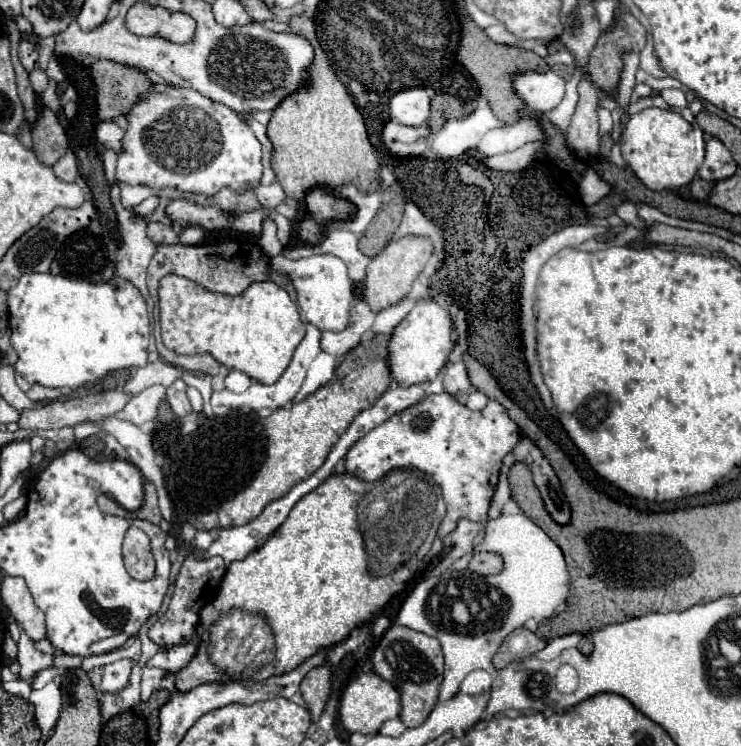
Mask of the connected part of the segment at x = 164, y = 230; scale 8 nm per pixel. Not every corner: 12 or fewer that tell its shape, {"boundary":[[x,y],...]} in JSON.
{"boundary":[[149,222],[149,238],[155,244],[177,244],[173,226]]}

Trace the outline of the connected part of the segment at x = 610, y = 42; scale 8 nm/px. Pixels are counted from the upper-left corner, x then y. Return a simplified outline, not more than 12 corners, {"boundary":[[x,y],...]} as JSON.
{"boundary":[[633,16],[599,36],[587,74],[613,92],[621,54],[645,48],[647,32]]}

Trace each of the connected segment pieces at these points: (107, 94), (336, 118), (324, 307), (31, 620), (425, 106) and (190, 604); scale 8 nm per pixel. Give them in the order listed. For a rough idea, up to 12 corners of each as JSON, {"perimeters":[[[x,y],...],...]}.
{"perimeters":[[[97,60],[91,74],[103,122],[129,114],[153,84],[143,70]],[[311,18],[315,56],[267,124],[271,166],[301,204],[313,186],[377,188],[379,162]],[[331,254],[271,268],[291,278],[307,322],[341,332],[353,282]],[[3,578],[1,600],[33,642],[45,614],[23,578]],[[423,88],[397,92],[389,102],[391,120],[421,126],[429,118]],[[191,550],[167,612],[149,628],[157,646],[189,642],[199,610],[219,592],[227,564]]]}

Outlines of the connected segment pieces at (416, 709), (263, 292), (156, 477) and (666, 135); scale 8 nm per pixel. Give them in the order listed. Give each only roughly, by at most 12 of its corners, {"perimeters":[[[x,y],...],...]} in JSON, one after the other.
{"perimeters":[[[393,624],[373,668],[421,726],[443,680],[441,644]],[[271,282],[159,288],[163,344],[273,384],[305,336]],[[115,416],[103,430],[115,436],[143,478],[155,484],[163,518],[173,524],[163,472],[151,436]],[[679,112],[629,118],[621,152],[651,190],[689,184],[704,132]]]}

